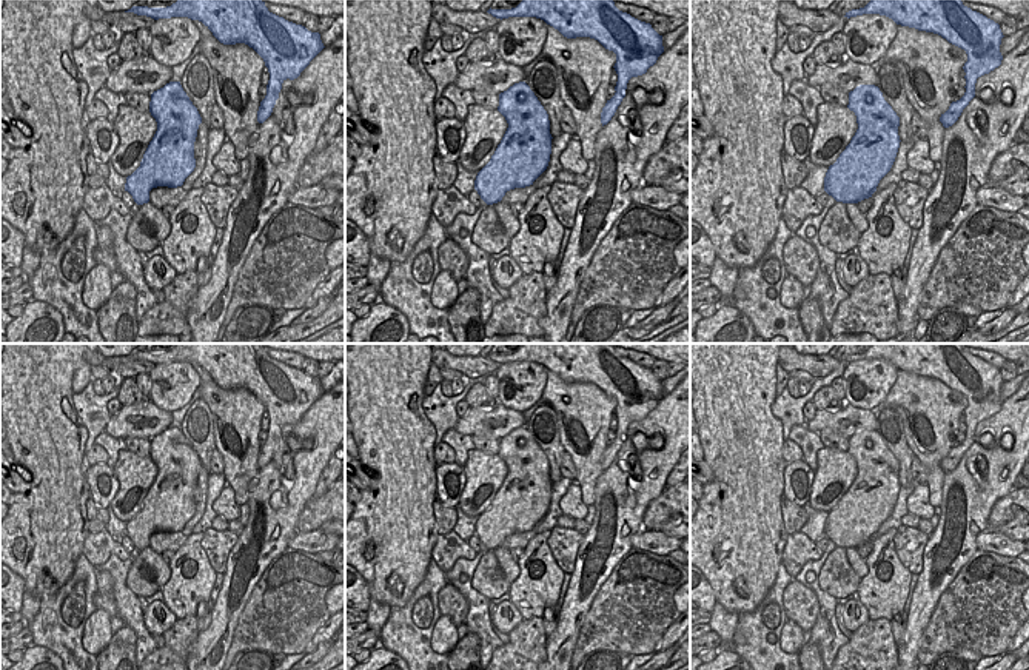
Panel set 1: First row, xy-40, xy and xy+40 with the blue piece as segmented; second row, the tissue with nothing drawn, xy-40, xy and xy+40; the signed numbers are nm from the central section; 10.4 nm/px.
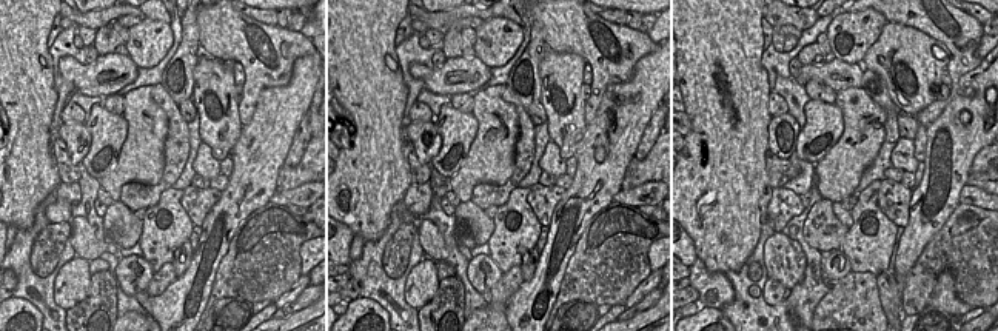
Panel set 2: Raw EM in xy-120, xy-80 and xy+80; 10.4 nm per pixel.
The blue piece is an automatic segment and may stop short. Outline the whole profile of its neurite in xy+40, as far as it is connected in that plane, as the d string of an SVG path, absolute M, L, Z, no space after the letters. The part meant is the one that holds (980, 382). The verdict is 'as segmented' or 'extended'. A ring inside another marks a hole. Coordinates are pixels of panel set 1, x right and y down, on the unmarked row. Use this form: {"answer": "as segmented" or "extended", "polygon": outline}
{"answer": "as segmented", "polygon": "M872 343L864 353L852 354L844 362L863 359L886 360L897 370L938 379L966 396L966 437L941 459L944 473L952 471L975 442L977 424L1001 410L1000 390L1004 380L1000 370L964 351L960 343Z"}

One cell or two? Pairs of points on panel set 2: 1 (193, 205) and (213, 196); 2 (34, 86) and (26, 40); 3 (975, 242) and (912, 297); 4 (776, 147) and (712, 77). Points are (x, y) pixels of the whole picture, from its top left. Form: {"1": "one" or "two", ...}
{"1": "one", "2": "one", "3": "one", "4": "two"}

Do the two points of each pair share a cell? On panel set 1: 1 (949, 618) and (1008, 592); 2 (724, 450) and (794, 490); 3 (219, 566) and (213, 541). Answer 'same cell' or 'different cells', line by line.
1: same cell
2: different cells
3: same cell

